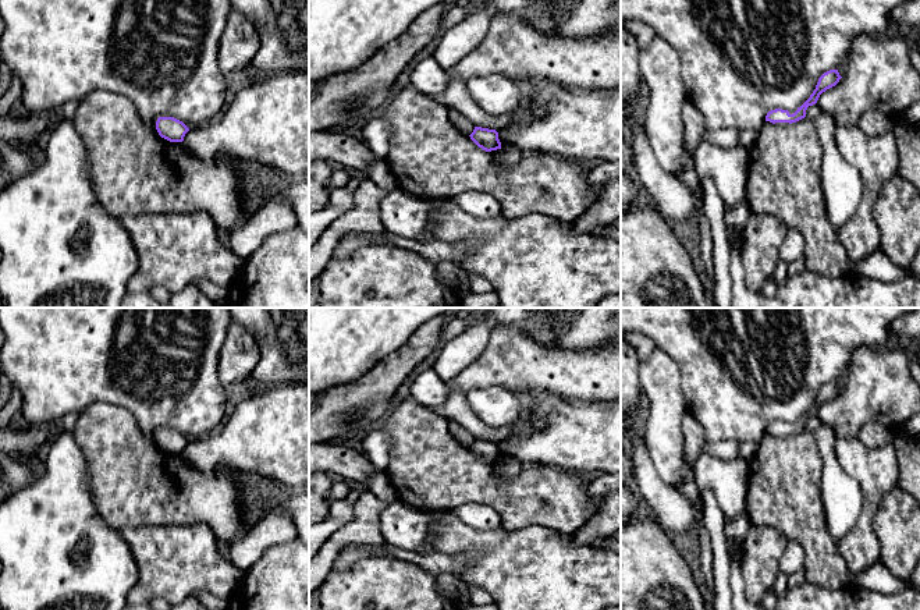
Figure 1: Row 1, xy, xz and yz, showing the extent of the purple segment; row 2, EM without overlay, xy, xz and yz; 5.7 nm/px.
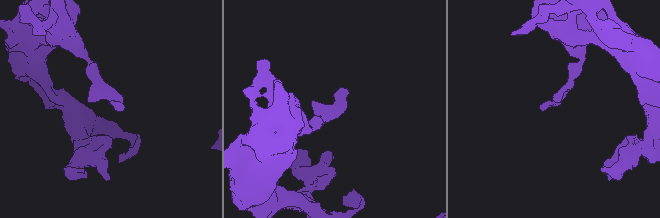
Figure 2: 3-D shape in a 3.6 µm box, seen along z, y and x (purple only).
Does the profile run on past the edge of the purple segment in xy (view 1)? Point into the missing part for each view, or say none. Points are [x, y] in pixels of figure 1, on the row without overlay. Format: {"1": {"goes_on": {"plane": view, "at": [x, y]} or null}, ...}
{"1": {"goes_on": null}}

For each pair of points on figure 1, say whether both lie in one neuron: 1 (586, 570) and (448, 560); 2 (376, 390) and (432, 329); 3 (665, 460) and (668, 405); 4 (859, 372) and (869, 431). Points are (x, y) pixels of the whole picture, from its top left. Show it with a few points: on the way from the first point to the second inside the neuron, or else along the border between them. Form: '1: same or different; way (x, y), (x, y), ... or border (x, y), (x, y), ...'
1: different; border (443, 553), (461, 553), (476, 549), (482, 556)
2: same; way (390, 375), (421, 344)
3: same; way (665, 446), (665, 419)
4: different; border (891, 431), (878, 422), (867, 421), (856, 436)

